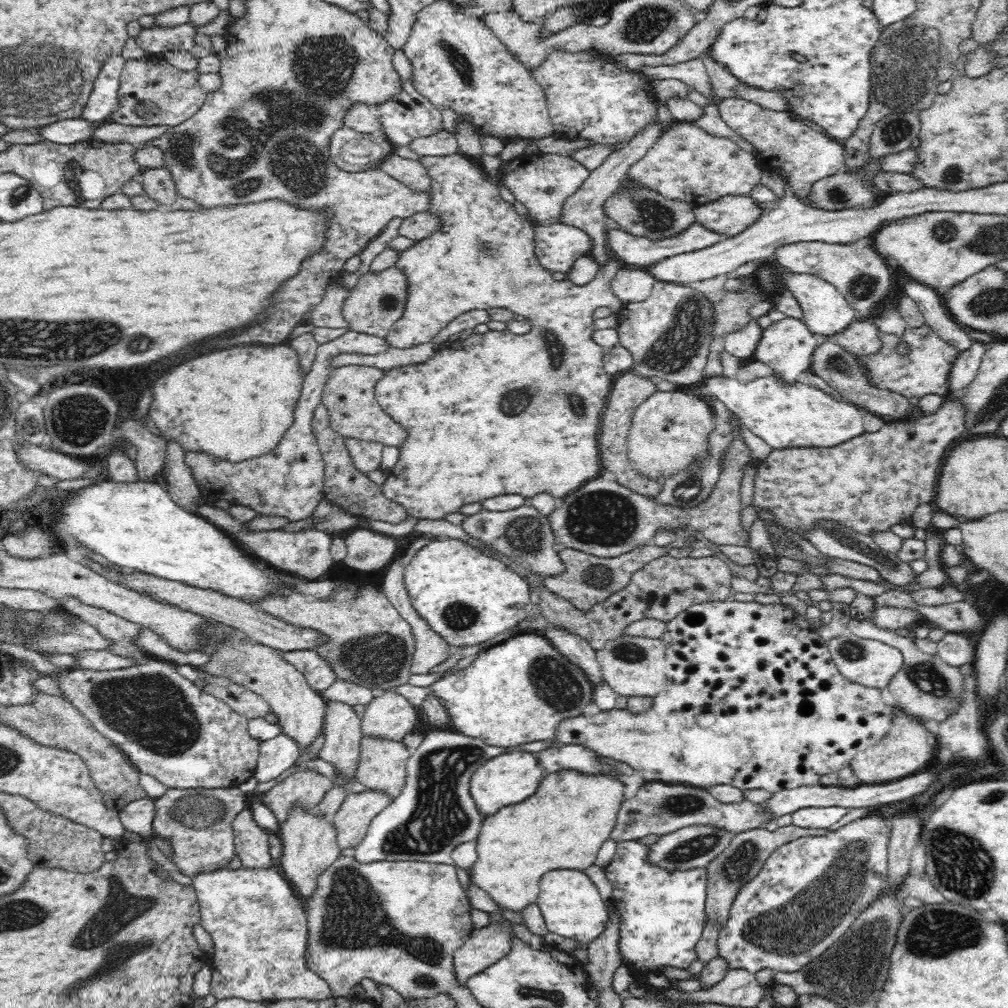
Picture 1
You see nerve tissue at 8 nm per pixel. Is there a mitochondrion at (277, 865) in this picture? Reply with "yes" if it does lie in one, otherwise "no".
no

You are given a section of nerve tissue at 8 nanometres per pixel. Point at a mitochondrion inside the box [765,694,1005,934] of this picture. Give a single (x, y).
(949, 849)

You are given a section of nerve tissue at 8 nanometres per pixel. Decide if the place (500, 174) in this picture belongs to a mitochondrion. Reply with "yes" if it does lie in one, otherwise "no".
no

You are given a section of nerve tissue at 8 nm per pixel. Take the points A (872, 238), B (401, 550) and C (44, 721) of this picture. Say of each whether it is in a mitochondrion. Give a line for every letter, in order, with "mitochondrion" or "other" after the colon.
A: other
B: other
C: mitochondrion

